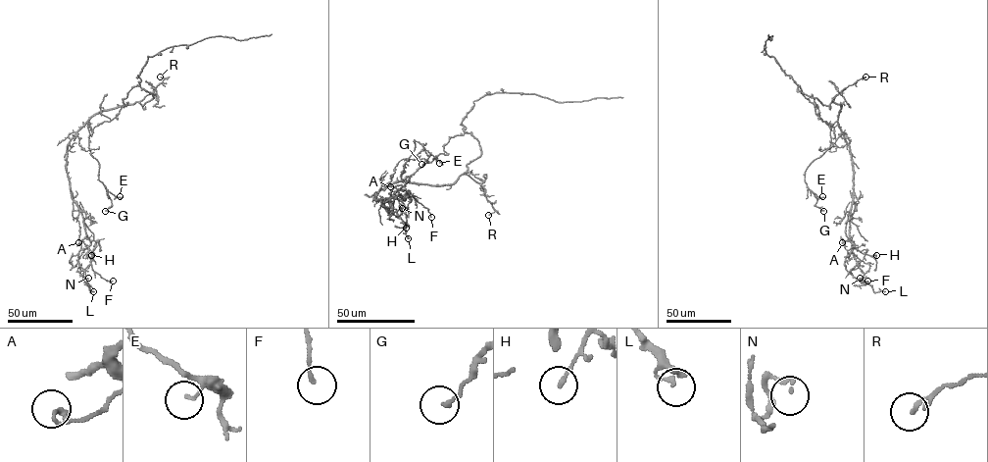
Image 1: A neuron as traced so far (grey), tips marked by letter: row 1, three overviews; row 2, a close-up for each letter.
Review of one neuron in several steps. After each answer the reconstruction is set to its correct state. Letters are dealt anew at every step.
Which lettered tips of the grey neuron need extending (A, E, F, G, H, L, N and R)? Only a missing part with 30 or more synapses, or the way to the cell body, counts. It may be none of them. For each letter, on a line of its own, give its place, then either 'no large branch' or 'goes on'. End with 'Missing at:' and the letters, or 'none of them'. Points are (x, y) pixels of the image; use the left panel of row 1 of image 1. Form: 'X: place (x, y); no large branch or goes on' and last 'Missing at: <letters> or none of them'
A: place (78, 242); no large branch
E: place (120, 196); no large branch
F: place (113, 281); no large branch
G: place (105, 211); no large branch
H: place (91, 255); no large branch
L: place (93, 291); no large branch
N: place (88, 278); no large branch
R: place (160, 76); no large branch
Missing at: none of them

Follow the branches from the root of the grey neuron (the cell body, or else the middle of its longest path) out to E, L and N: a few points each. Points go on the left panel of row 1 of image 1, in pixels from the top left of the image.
E: (121, 106), (96, 113), (87, 122), (88, 148), (98, 163), (98, 179), (108, 191), (120, 196)
L: (121, 106), (95, 113), (67, 146), (71, 195), (90, 242), (79, 251), (78, 267), (93, 291)
N: (121, 106), (95, 113), (67, 146), (71, 195), (90, 242), (78, 254), (80, 274), (87, 283), (88, 278)

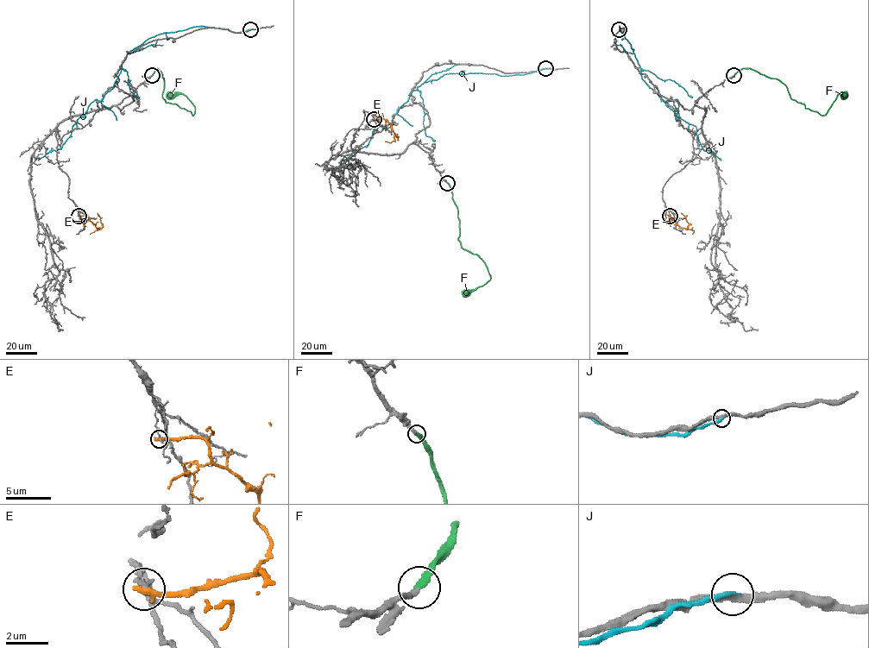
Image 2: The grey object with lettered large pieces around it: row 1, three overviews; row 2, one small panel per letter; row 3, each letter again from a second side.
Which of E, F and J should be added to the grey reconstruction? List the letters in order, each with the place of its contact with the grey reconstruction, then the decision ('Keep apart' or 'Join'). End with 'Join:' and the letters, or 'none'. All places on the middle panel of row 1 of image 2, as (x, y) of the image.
E: Touches grey at (374, 119). Keep apart
F: Touches grey at (447, 183). Join
J: Touches grey at (545, 68). Keep apart
Join: F

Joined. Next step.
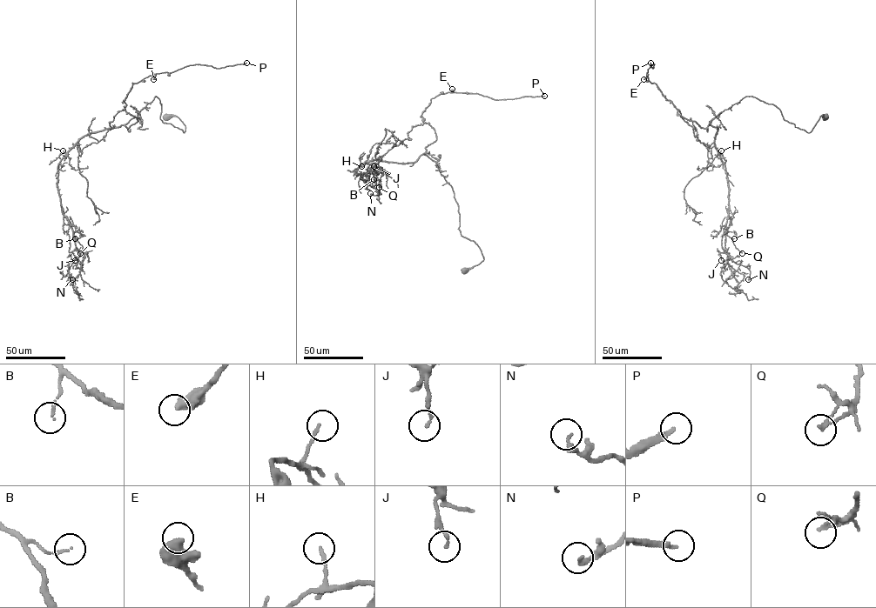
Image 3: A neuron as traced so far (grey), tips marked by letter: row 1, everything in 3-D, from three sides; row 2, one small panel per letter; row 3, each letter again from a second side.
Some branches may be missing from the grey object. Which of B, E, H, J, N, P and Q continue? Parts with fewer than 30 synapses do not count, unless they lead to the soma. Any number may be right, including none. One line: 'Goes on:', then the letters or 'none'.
Goes on: P

